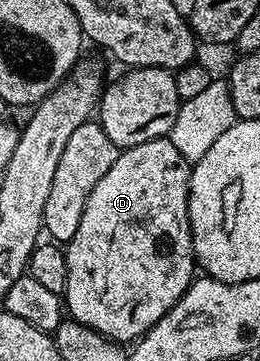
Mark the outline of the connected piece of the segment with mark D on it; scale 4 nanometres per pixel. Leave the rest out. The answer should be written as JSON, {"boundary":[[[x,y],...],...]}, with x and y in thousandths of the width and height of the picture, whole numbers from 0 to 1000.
{"boundary":[[[638,380],[585,385],[569,396],[538,396],[523,407],[473,413],[458,421],[446,452],[431,452],[415,485],[400,485],[400,496],[385,496],[385,507],[369,507],[369,518],[354,518],[354,540],[338,540],[338,562],[323,562],[323,596],[308,596],[308,629],[292,629],[292,651],[277,651],[277,662],[246,690],[258,723],[246,856],[281,886],[304,889],[312,900],[369,917],[392,934],[412,934],[419,945],[512,950],[535,934],[550,934],[708,820],[715,798],[754,767],[746,665],[723,607],[735,465],[735,449],[715,446],[708,429],[692,429],[692,418],[677,418],[677,407]]]}

